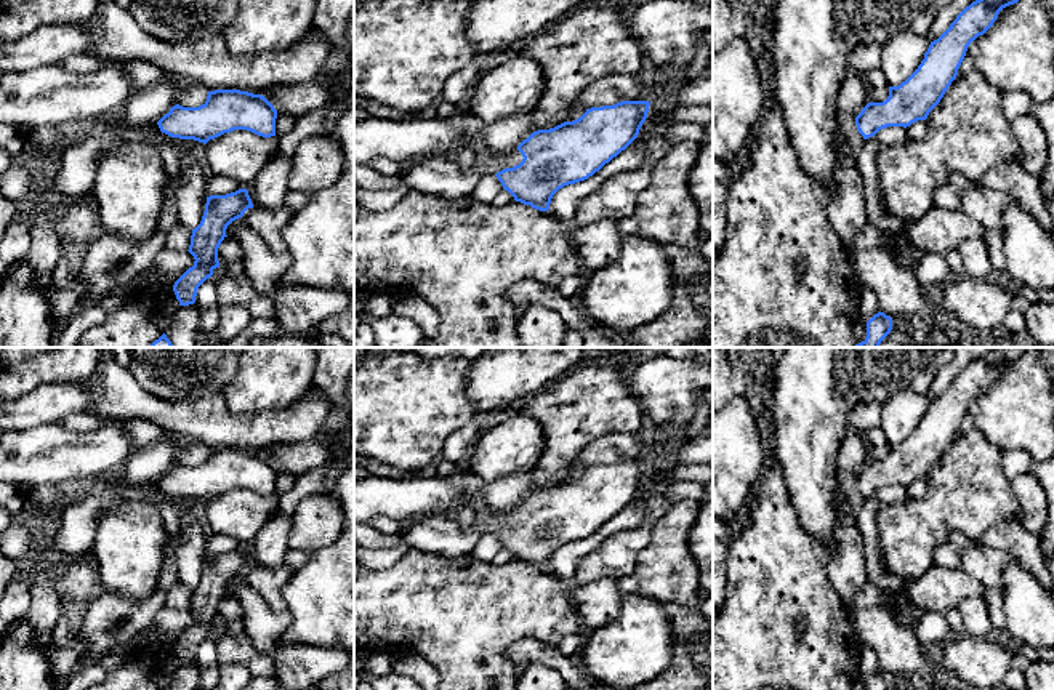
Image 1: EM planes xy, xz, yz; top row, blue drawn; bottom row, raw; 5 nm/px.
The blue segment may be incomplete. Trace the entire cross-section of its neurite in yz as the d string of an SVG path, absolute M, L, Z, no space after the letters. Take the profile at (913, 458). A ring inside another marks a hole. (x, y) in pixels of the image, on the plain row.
M993 347L966 365L950 386L931 400L918 427L899 445L889 445L886 459L868 461L855 475L863 498L887 485L907 487L926 479L956 437L968 405L993 384L1003 367L1017 362L1027 351L1036 347Z

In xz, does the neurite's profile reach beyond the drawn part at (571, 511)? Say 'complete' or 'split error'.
split error

